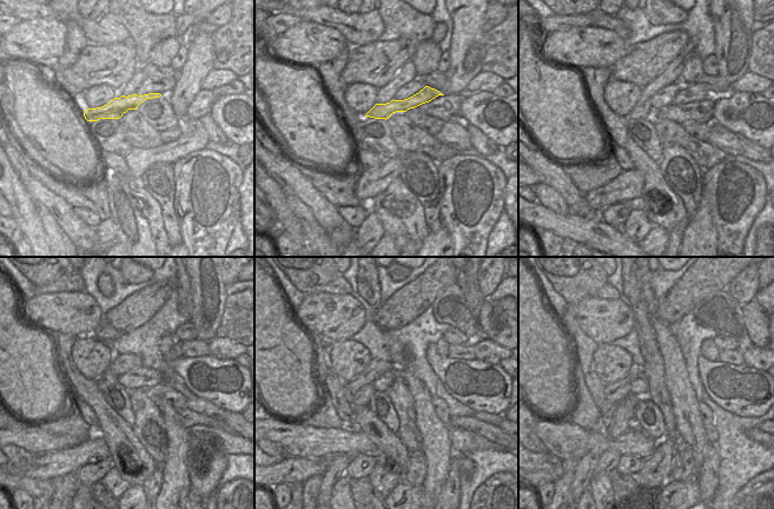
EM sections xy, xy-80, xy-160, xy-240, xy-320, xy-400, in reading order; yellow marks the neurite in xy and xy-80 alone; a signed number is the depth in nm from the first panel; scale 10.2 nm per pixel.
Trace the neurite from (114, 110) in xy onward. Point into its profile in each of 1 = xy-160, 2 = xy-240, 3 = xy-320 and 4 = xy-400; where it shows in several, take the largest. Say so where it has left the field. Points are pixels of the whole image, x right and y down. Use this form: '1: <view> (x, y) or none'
1: xy-160 (689, 93)
2: xy-240 (177, 350)
3: xy-320 (442, 345)
4: xy-400 (708, 349)

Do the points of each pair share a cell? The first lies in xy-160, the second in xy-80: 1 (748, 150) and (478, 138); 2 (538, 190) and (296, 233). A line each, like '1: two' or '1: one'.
1: one
2: two

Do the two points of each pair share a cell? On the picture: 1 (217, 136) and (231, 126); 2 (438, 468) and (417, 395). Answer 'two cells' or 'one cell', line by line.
1: two cells
2: one cell

